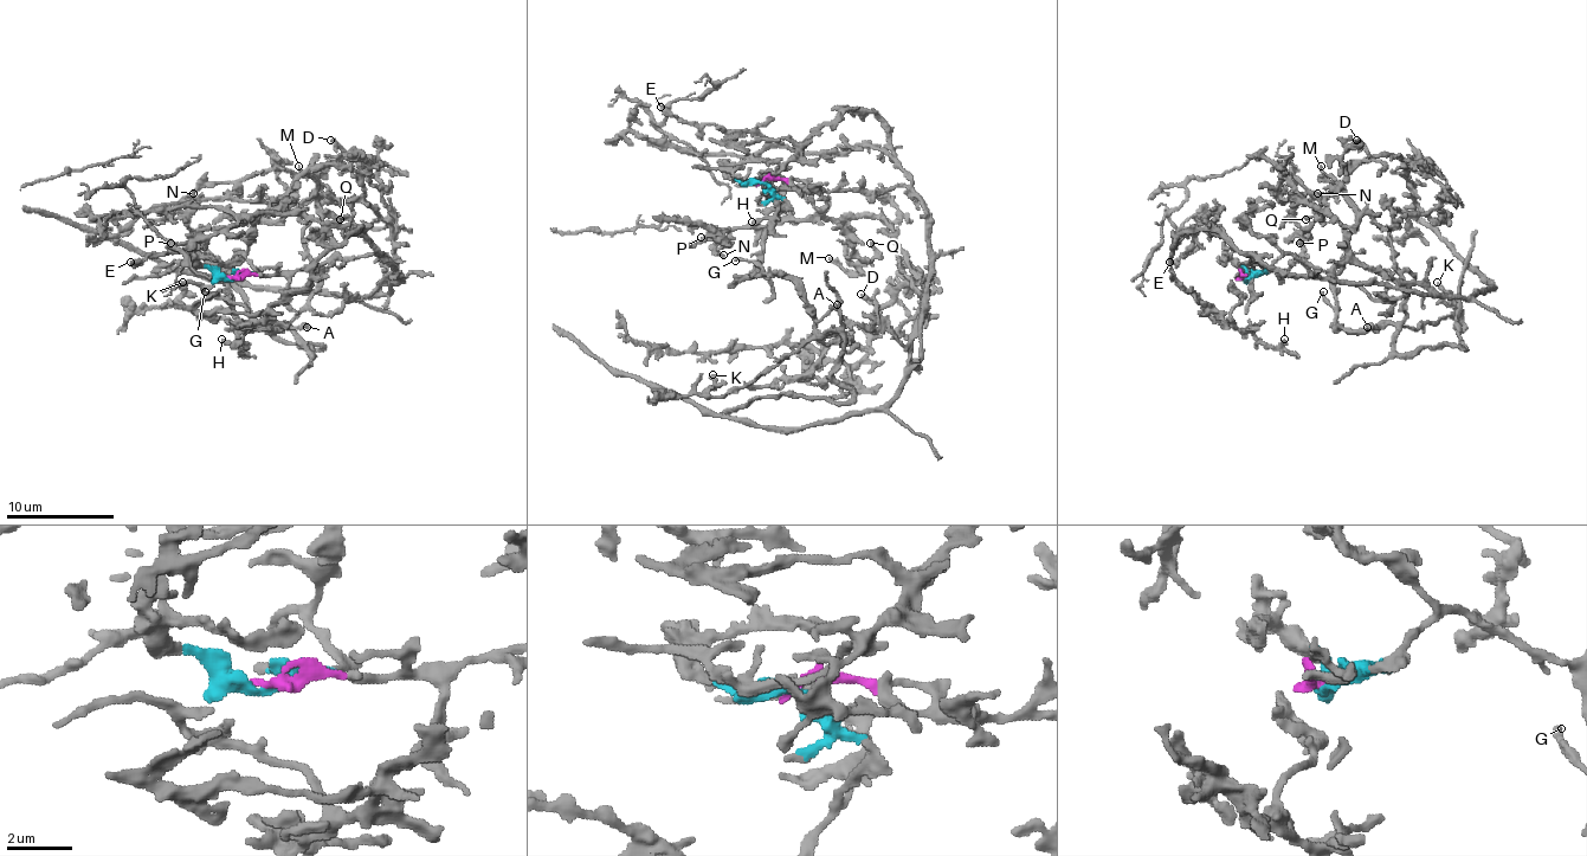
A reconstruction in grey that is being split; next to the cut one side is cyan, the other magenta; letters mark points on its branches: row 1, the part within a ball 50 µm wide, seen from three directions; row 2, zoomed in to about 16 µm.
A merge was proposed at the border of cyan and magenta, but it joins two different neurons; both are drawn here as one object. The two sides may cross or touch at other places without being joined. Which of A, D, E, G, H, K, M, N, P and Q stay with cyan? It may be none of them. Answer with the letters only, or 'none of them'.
A, G, K

